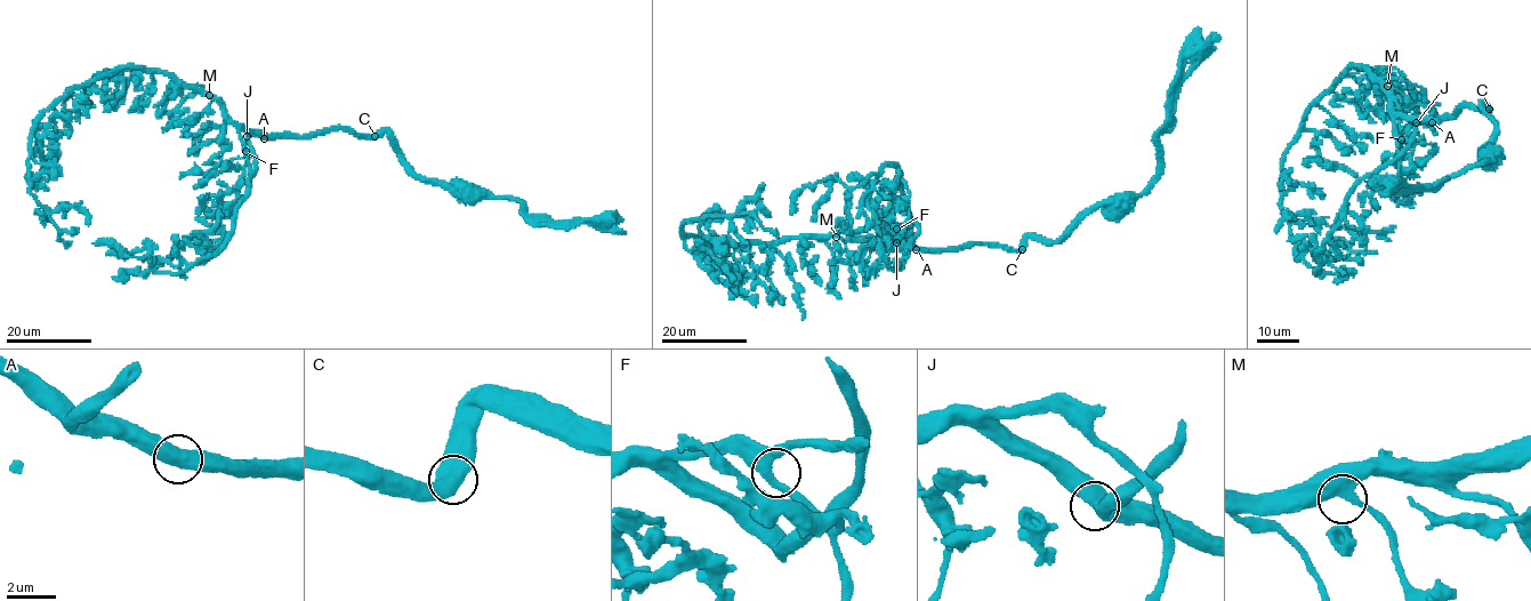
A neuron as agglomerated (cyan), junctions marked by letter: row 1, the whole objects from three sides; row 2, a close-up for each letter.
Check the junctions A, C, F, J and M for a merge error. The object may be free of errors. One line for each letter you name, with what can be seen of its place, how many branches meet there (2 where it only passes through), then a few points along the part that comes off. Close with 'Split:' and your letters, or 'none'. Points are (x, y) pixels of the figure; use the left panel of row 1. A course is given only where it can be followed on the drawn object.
Split: none

